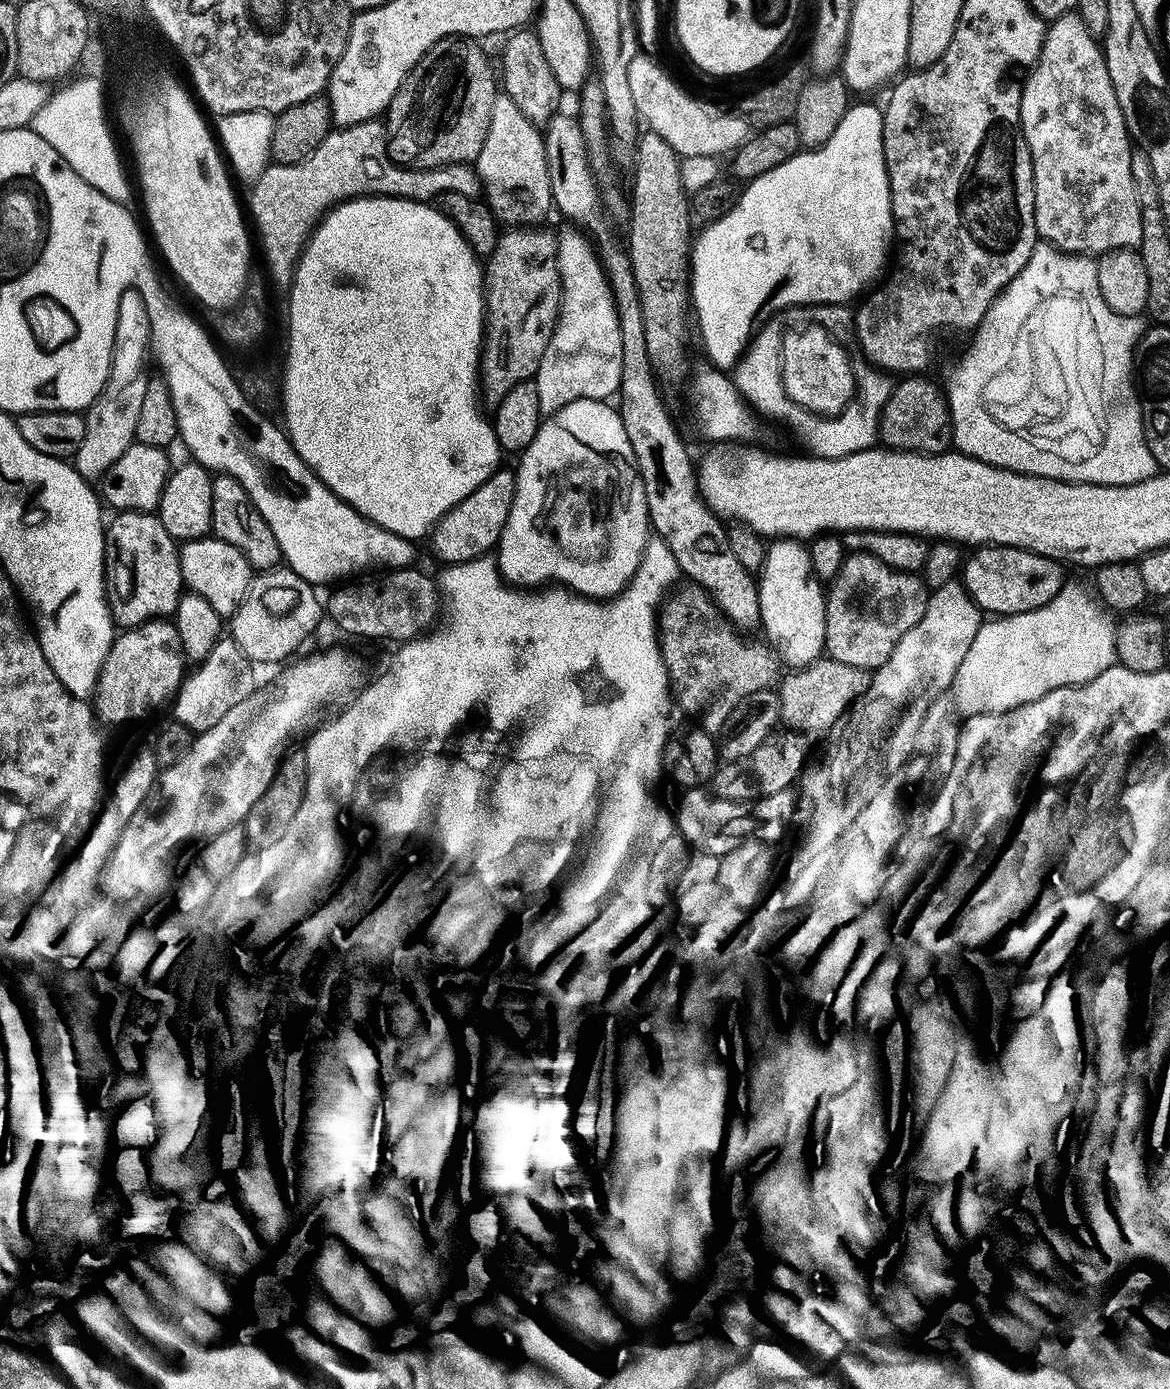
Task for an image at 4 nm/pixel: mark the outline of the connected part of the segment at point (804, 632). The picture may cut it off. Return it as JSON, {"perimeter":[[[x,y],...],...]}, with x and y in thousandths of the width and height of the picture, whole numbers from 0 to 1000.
{"perimeter":[[[656,395],[655,405],[651,410],[651,452],[656,454],[656,460],[666,474],[674,482],[679,482],[688,481],[698,474],[697,464],[701,465],[704,463],[706,426],[702,418],[695,414],[693,406],[685,405],[673,409],[670,407],[673,403],[674,400],[668,395]]]}

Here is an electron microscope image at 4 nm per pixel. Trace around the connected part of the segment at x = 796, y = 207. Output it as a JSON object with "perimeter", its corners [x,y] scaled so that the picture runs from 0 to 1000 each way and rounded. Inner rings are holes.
{"perimeter":[[[729,74],[723,79],[720,88],[716,88],[716,94],[713,94],[713,96],[709,96],[708,102],[701,104],[700,107],[685,108],[672,117],[668,117],[668,120],[662,120],[662,122],[651,125],[648,129],[638,130],[638,135],[628,142],[621,154],[614,157],[605,163],[597,165],[590,179],[590,219],[593,222],[594,235],[595,233],[598,235],[598,248],[602,250],[603,255],[605,256],[604,261],[608,264],[616,266],[628,266],[630,259],[635,256],[640,246],[647,238],[648,231],[646,232],[646,230],[652,226],[656,219],[661,219],[663,222],[677,221],[679,223],[693,219],[724,220],[735,210],[738,211],[739,209],[744,208],[753,201],[754,197],[756,195],[756,186],[759,184],[759,179],[761,184],[761,174],[764,170],[759,123],[754,108],[755,87],[756,82],[751,77],[748,78],[745,75]]]}

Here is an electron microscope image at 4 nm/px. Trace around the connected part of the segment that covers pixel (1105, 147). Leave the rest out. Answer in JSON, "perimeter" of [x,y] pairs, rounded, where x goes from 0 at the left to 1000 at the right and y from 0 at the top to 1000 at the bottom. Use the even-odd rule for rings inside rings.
{"perimeter":[[[912,9],[895,18],[887,45],[875,59],[872,95],[882,114],[885,164],[890,174],[899,176],[907,181],[934,184],[949,179],[974,178],[976,157],[968,125],[969,102],[964,96],[949,59],[943,34],[938,27],[928,22],[928,16],[925,16],[920,9]]]}

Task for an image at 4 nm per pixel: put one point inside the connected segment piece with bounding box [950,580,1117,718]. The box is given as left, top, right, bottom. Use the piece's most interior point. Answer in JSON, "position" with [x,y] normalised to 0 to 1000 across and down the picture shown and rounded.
{"position":[868,474]}

